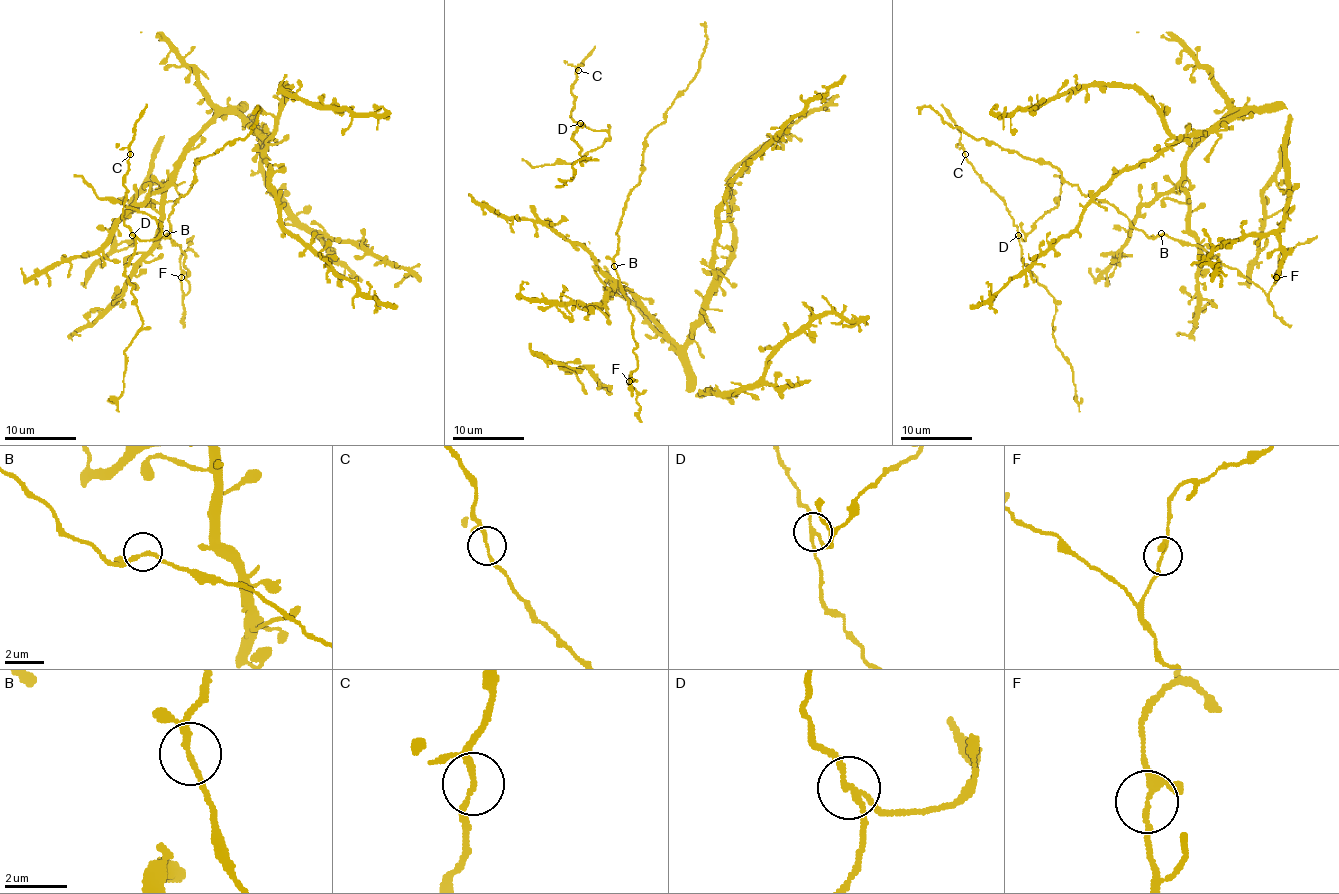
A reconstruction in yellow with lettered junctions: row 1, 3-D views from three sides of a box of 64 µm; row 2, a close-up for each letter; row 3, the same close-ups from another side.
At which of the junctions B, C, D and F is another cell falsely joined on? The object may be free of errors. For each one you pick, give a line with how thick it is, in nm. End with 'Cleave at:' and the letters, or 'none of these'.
D: 140 nm
Cleave at: D

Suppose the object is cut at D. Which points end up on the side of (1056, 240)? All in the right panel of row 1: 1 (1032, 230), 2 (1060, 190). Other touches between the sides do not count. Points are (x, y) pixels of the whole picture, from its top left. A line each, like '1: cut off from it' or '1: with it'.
1: cut off from it
2: cut off from it

